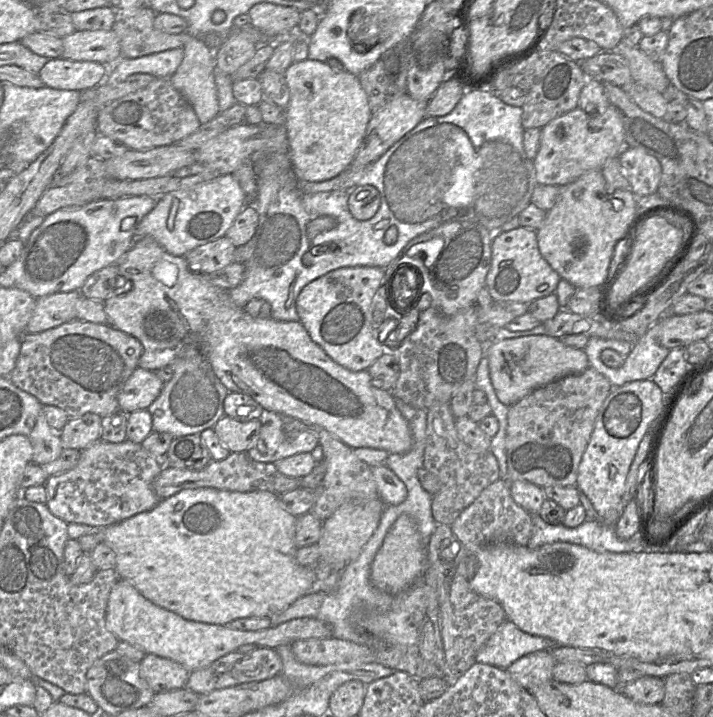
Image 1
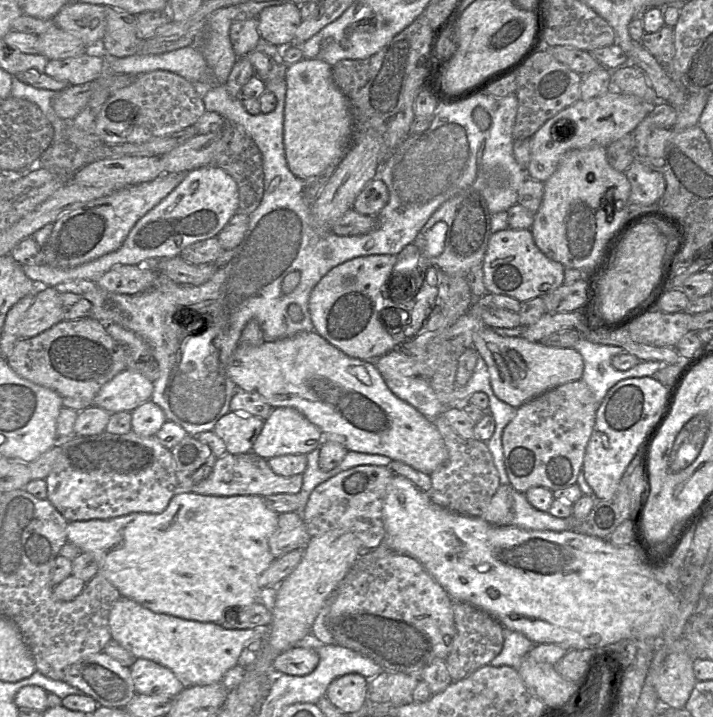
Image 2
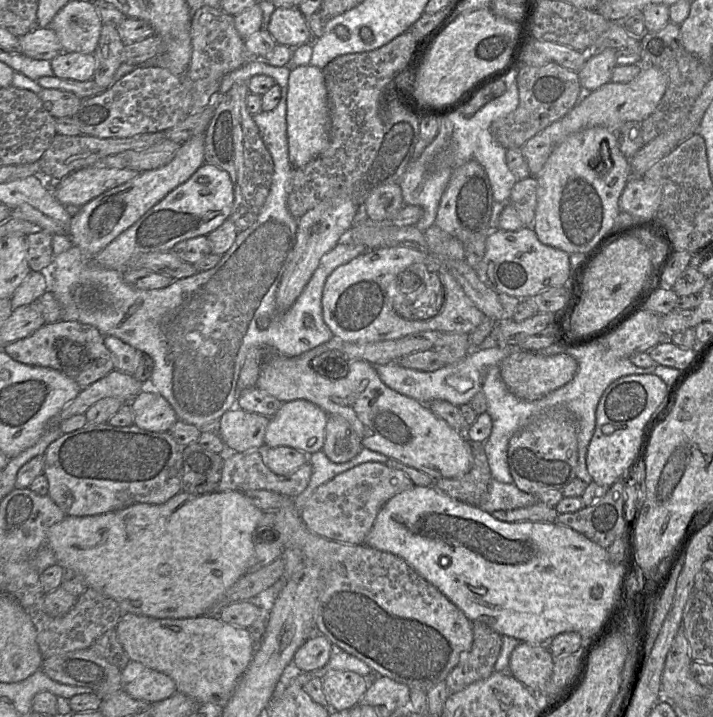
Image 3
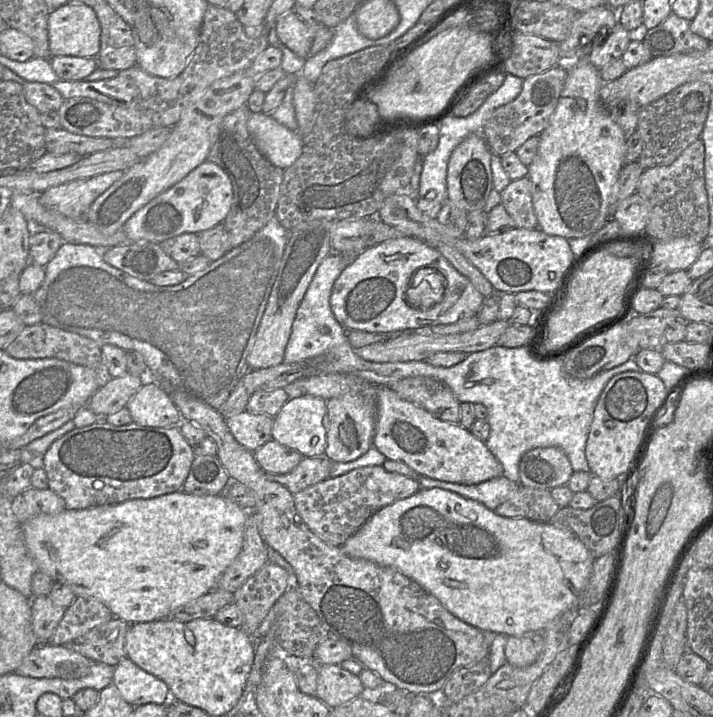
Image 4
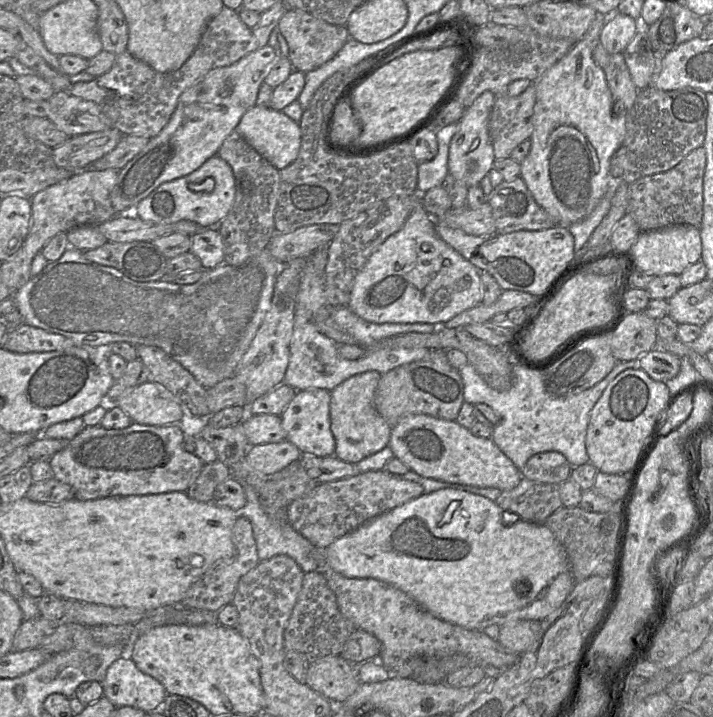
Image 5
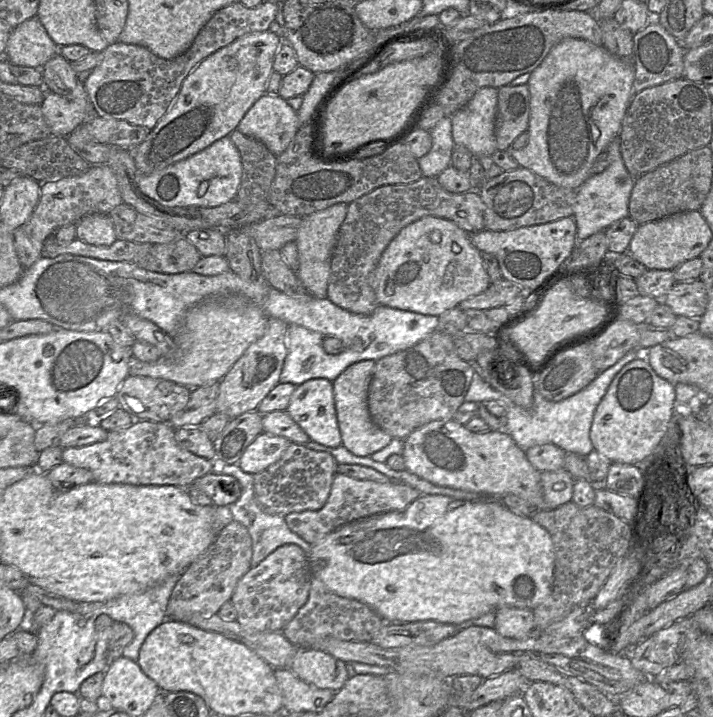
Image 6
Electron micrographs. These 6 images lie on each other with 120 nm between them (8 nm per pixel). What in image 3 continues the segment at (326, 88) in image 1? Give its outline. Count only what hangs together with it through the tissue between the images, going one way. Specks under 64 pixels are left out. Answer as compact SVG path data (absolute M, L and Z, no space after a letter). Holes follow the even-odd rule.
M310 64L291 69L286 121L289 161L294 169L301 168L318 156L330 139L328 95L322 69Z

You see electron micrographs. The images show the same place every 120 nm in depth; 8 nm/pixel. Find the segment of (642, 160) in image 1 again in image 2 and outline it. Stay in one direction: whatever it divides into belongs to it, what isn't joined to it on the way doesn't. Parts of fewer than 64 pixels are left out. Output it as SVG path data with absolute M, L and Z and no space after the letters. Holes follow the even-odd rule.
M635 159L625 171L630 182L629 202L642 205L652 205L659 201L666 188L662 173L651 170Z

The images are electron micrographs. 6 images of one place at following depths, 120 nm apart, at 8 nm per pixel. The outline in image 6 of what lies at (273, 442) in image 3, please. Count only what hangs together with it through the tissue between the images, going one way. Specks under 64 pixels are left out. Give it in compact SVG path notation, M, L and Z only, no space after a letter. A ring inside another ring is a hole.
M313 378L295 386L285 411L308 435L310 441L331 448L341 446L342 439L337 421L333 382L325 378Z

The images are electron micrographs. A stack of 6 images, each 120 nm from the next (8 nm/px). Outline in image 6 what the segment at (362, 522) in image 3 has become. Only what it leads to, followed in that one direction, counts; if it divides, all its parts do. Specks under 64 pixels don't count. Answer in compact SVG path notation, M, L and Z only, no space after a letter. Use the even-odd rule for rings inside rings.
M336 473L329 497L321 509L293 512L284 518L292 532L313 546L346 524L380 513L403 512L420 495L418 490L396 481L379 483Z

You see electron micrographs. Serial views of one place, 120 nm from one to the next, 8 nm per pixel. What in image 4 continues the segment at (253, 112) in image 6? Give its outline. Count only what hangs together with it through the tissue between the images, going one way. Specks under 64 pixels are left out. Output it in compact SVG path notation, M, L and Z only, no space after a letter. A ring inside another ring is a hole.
M251 113L247 126L257 149L275 166L285 170L302 154L303 141L300 135L270 115Z

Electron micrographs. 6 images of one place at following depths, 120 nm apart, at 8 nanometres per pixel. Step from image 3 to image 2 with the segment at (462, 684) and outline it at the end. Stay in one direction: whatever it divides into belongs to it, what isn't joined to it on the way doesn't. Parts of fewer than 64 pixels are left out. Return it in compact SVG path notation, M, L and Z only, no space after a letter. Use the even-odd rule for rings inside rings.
M453 602L453 615L456 635L445 663L454 682L467 678L483 666L488 666L501 652L504 627L490 614L464 602Z

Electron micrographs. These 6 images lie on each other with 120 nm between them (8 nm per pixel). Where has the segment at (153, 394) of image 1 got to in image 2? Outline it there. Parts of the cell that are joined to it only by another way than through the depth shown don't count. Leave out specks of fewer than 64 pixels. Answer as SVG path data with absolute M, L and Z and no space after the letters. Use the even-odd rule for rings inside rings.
M126 369L102 386L93 400L93 406L111 413L131 412L150 400L152 392L153 382L139 371Z

